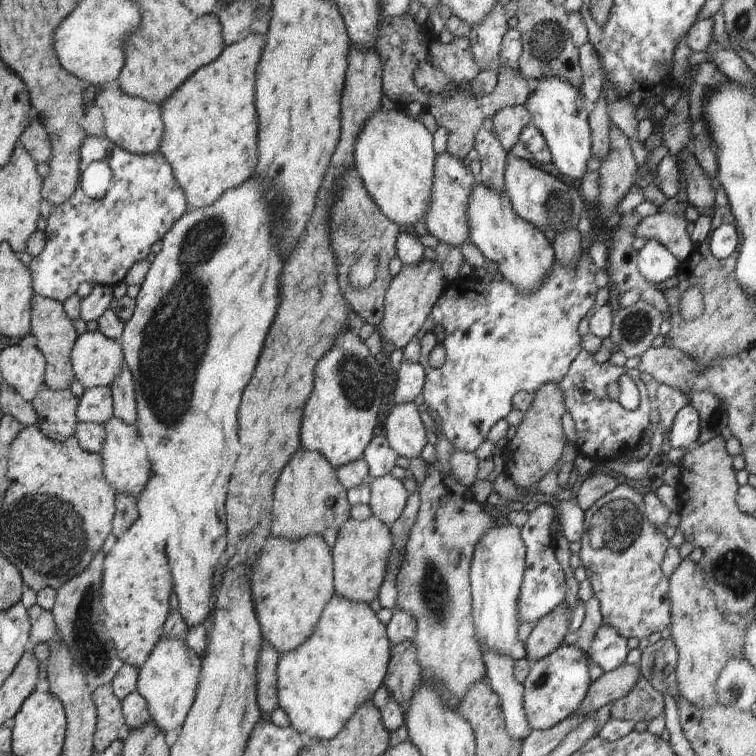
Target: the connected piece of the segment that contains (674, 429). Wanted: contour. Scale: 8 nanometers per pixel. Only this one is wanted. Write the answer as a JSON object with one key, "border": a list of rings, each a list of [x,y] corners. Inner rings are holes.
{"border":[[[687,404],[678,411],[670,429],[670,444],[674,448],[692,446],[700,434],[700,419],[698,411]]]}

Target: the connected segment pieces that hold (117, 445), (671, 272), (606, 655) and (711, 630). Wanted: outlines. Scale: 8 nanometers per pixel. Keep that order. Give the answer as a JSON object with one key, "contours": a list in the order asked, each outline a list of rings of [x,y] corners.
{"contours":[[[[114,416],[103,425],[107,434],[98,454],[102,457],[104,476],[116,492],[130,493],[137,500],[151,473],[146,447],[134,425]]],[[[647,239],[637,253],[638,270],[646,277],[646,280],[659,287],[678,272],[681,262],[656,239]]],[[[602,625],[587,652],[590,662],[602,670],[611,671],[623,665],[628,656],[627,638],[620,636],[611,626]]],[[[689,558],[682,559],[669,576],[669,601],[670,637],[679,654],[675,672],[679,694],[699,707],[718,705],[715,684],[722,667],[730,659],[744,659],[743,625],[730,623],[720,614],[714,595],[704,580],[701,566]]]]}

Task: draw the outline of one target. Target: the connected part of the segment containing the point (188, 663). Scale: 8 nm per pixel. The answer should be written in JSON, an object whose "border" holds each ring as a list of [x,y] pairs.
{"border":[[[162,636],[153,646],[146,662],[139,668],[137,691],[147,702],[151,720],[165,734],[180,729],[195,701],[201,674],[201,658],[186,641]]]}

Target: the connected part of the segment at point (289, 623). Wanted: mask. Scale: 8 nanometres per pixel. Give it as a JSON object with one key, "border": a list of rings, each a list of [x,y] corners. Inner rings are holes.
{"border":[[[306,535],[297,539],[270,536],[270,538],[266,541],[266,544],[262,547],[256,562],[253,564],[251,571],[249,572],[249,585],[251,586],[252,602],[256,618],[258,619],[261,628],[262,638],[266,639],[279,655],[285,653],[286,651],[294,650],[294,648],[300,646],[313,633],[324,607],[328,604],[332,595],[335,594],[335,584],[333,581],[333,556],[331,548],[320,535]]]}

